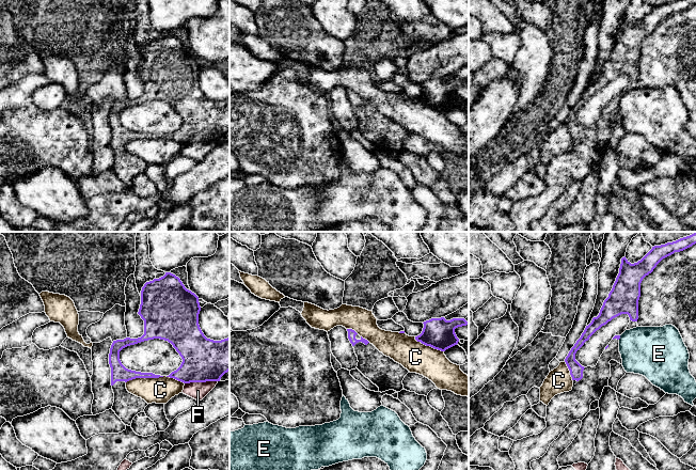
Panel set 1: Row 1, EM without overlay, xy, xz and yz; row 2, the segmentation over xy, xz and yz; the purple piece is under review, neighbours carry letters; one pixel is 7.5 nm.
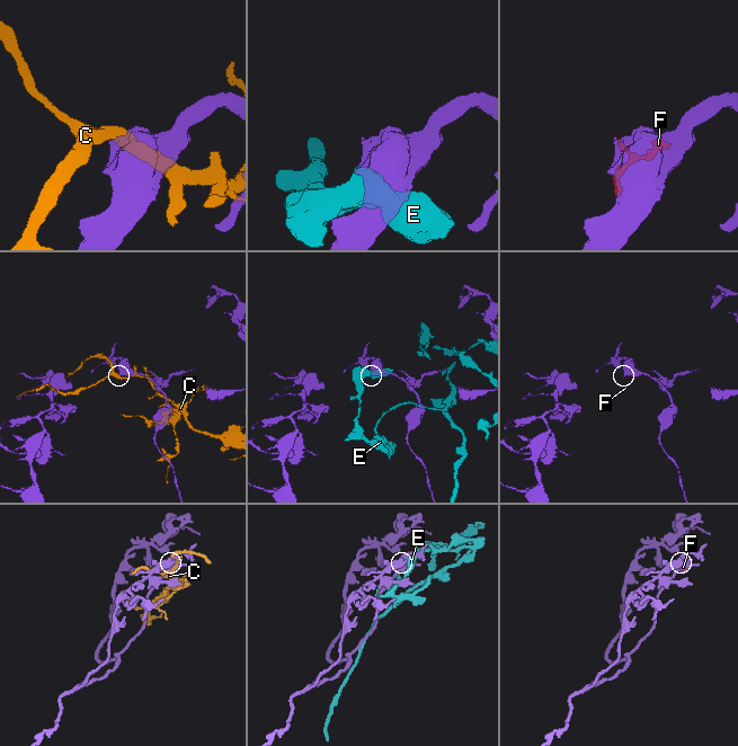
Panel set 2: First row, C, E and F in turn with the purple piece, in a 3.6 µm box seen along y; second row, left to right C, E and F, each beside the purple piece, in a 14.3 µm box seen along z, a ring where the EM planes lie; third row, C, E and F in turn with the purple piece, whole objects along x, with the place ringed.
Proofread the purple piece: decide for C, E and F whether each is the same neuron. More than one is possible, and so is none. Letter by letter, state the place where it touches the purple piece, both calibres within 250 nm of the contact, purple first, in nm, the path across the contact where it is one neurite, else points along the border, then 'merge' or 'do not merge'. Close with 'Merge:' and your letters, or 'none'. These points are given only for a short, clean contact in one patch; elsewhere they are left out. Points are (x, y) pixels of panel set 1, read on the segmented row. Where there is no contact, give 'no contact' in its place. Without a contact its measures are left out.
C: meets purple in xy at (144, 377); 130 nm thick on the purple side, 190 nm on the other; do not merge
E: meets purple in yz at (619, 338); 30 nm thick on the purple side, 360 nm on the other; do not merge
F: meets purple in xy at (201, 381); 320 nm thick on the purple side, 130 nm on the other; border along xy (217, 380), (185, 383); do not merge
Merge: none

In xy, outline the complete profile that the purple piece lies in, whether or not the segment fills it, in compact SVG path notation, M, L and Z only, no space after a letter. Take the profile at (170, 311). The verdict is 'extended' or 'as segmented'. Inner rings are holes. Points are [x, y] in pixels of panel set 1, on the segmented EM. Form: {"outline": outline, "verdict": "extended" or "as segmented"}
{"outline": "M171 272L146 282L142 287L138 314L144 320L144 334L138 339L113 341L109 354L114 393L112 410L125 425L130 426L133 418L148 405L129 393L126 382L163 376L126 368L120 360L123 348L154 339L168 341L183 362L167 377L184 383L220 381L230 371L230 337L221 341L207 339L199 325L200 311L199 297Z", "verdict": "extended"}

